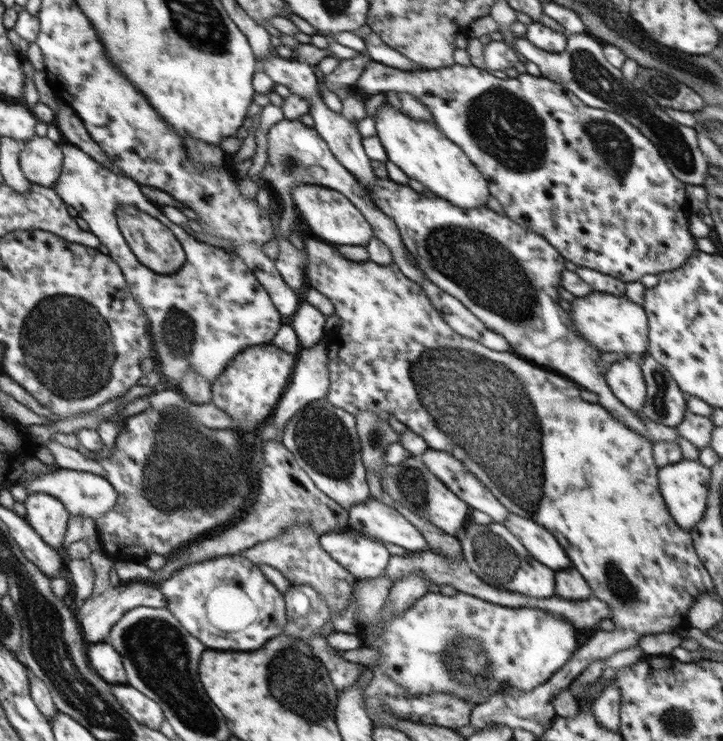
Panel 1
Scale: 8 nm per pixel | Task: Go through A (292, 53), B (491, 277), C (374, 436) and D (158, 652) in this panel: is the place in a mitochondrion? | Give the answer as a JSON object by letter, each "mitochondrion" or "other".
{"A":"other","B":"mitochondrion","C":"mitochondrion","D":"mitochondrion"}

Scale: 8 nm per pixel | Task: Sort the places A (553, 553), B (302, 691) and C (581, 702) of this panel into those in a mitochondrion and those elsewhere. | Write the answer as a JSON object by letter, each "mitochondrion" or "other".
{"A":"other","B":"mitochondrion","C":"other"}

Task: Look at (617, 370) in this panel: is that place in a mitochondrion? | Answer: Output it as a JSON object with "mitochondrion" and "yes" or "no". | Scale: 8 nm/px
{"mitochondrion":"no"}

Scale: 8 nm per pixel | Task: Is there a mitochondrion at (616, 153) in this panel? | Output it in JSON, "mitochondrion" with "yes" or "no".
{"mitochondrion":"yes"}

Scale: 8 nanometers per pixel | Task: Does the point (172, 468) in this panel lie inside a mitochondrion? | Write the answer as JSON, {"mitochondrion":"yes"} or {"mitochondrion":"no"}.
{"mitochondrion":"yes"}

